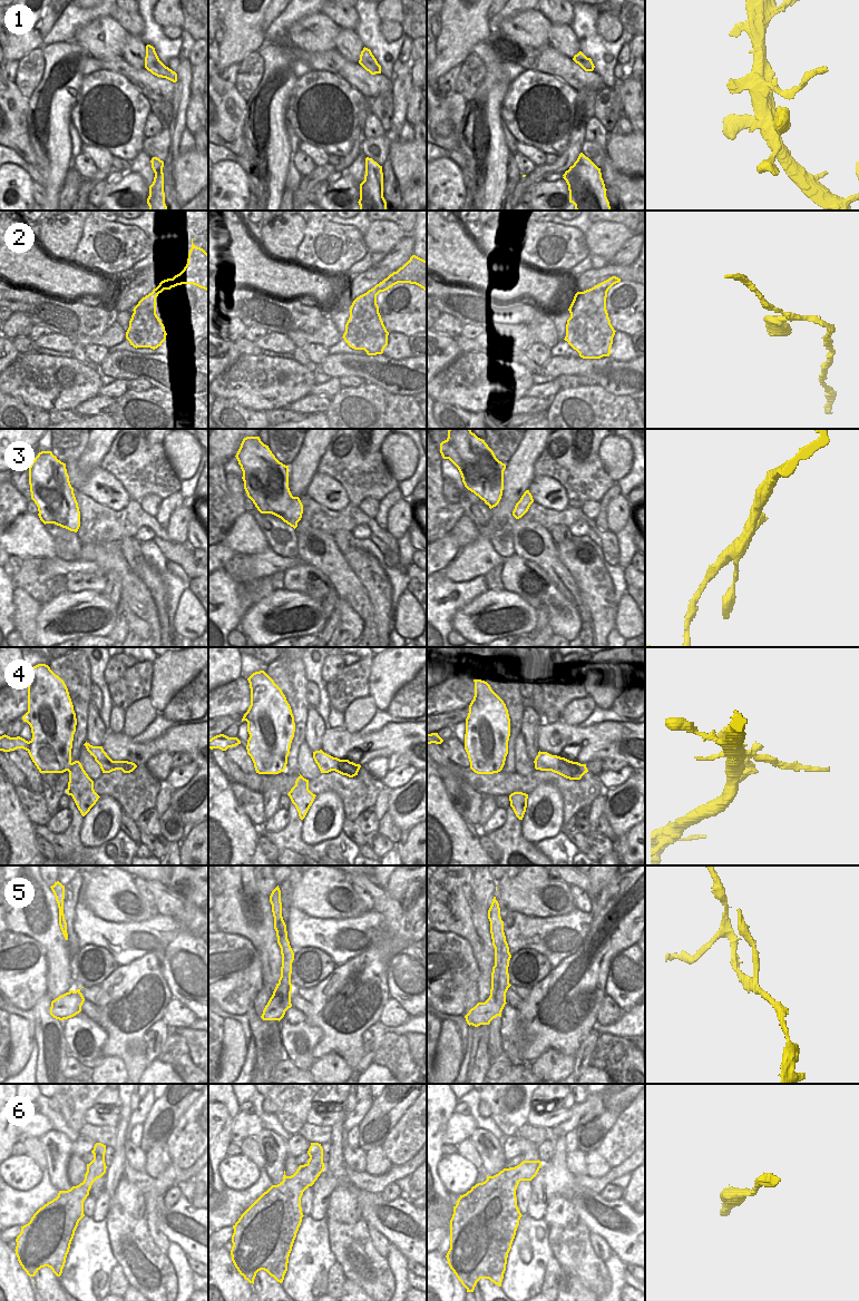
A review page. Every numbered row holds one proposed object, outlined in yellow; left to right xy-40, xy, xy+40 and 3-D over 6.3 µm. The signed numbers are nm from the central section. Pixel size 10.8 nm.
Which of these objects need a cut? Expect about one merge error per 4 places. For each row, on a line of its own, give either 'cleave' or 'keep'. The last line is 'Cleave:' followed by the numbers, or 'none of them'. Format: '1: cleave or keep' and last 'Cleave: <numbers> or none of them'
1: cleave
2: keep
3: keep
4: cleave
5: cleave
6: keep
Cleave: 1, 4, 5

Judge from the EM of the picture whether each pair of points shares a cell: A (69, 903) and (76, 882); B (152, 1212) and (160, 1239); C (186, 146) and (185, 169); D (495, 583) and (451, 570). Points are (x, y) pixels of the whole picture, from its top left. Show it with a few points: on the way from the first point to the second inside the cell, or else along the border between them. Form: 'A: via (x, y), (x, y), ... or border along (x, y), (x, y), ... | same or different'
A: via (70, 898), (72, 888) | same
B: via (153, 1219), (155, 1232) | same
C: border along (195, 148), (179, 154) | different
D: border along (503, 563), (494, 566), (484, 575) | different

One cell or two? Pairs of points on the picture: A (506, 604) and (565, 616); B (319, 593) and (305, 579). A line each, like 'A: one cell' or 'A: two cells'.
A: two cells
B: one cell

